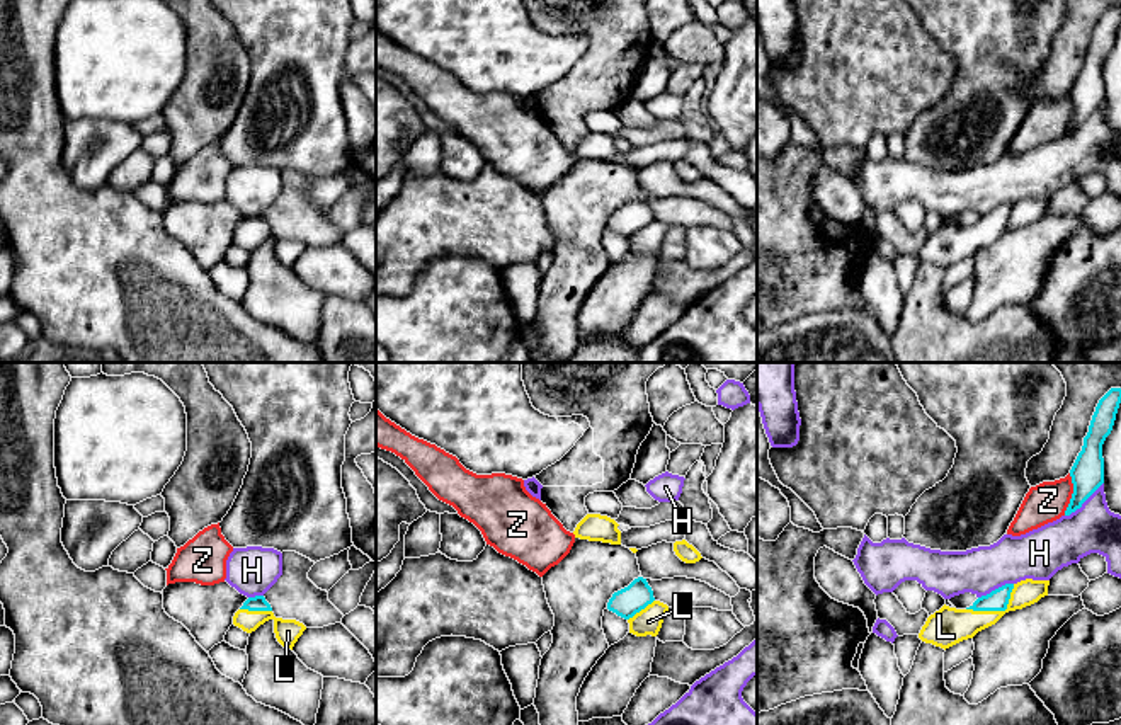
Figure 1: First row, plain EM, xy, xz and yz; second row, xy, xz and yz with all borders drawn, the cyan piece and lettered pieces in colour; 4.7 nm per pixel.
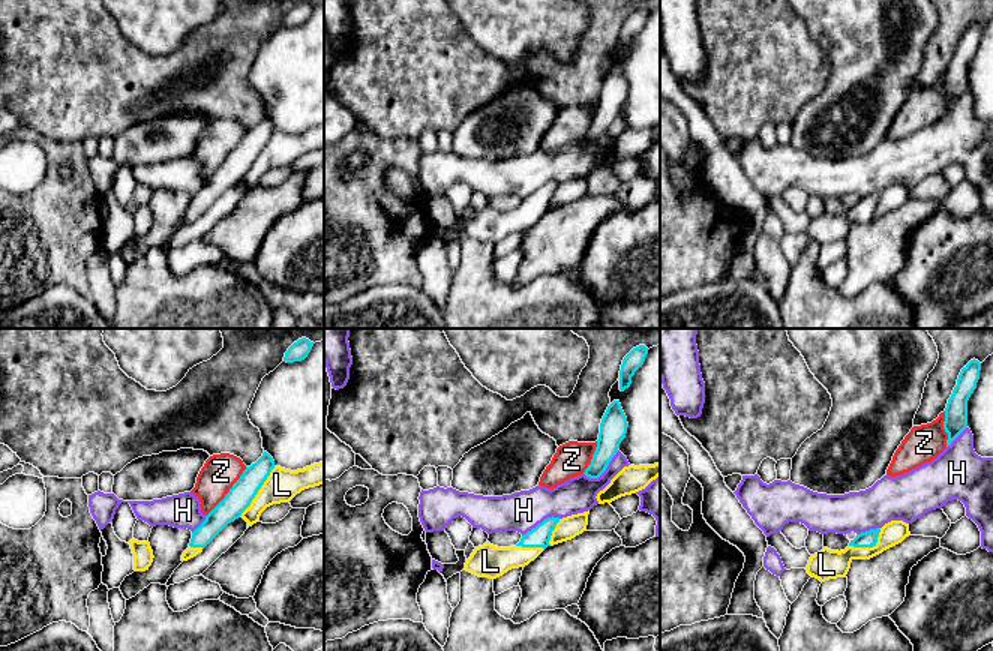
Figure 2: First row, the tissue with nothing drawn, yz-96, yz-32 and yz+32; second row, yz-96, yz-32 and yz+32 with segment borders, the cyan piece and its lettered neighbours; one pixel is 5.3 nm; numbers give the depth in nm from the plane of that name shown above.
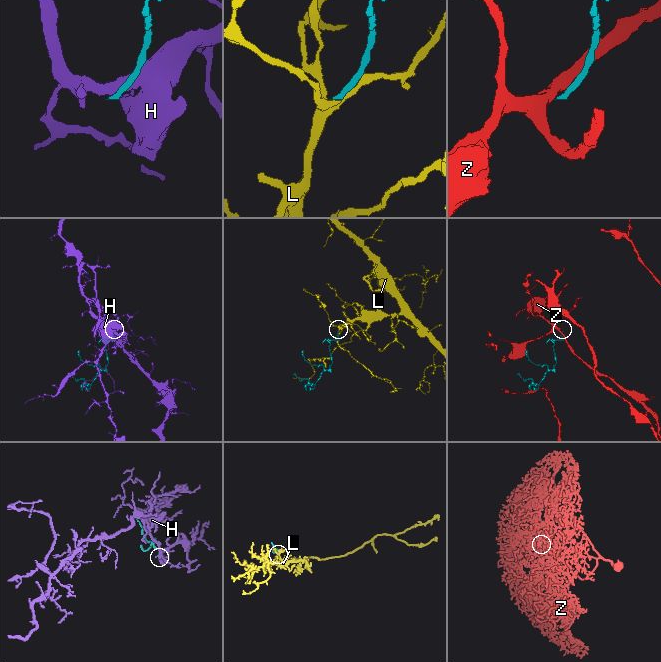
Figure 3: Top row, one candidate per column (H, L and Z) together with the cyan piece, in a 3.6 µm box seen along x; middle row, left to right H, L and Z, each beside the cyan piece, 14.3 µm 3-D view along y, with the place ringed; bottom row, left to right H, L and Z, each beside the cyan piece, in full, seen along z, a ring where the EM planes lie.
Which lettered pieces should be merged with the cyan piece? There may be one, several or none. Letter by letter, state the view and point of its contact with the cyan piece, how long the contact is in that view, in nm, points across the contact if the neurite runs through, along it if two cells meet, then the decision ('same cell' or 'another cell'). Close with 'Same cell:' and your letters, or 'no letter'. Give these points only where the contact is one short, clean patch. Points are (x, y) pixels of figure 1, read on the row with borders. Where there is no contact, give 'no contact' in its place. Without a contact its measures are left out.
H: contact yz (1084, 501); length 240 nm; another cell
L: contact yz (997, 610); length 260 nm; same cell
Z: contact yz (1072, 494); length 200 nm; another cell
Same cell: L

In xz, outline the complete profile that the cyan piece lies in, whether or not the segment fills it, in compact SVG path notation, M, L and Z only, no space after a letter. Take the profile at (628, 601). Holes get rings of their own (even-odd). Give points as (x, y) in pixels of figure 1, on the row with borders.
M638 577L628 587L612 594L607 609L629 623L629 633L657 637L669 606L653 597L646 579Z

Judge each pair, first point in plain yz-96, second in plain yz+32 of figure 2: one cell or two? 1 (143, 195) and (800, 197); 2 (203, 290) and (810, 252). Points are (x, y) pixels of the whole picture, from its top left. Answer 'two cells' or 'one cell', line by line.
1: two cells
2: one cell

